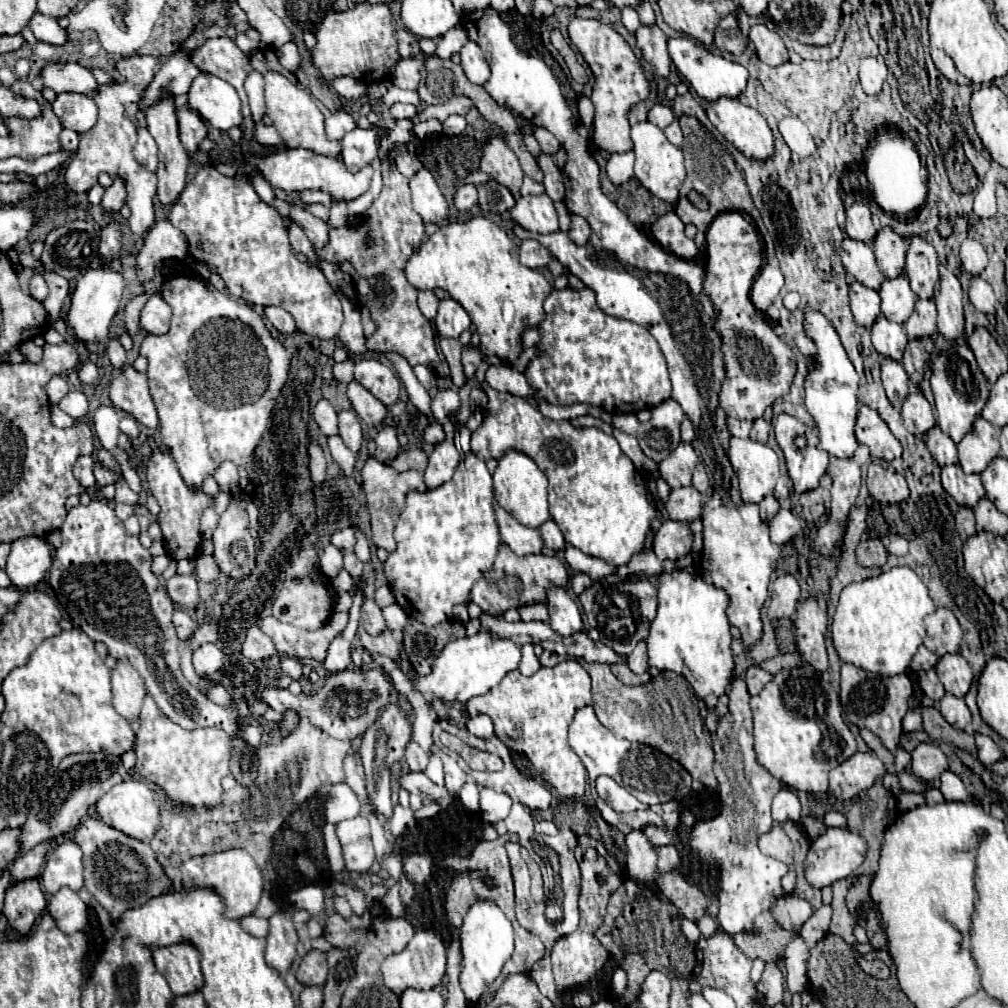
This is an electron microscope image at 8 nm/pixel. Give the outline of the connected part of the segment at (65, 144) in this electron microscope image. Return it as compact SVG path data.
M64 128L62 134L60 134L60 142L62 142L62 148L66 148L68 152L76 152L78 142L80 142L80 136L78 136L78 132Z

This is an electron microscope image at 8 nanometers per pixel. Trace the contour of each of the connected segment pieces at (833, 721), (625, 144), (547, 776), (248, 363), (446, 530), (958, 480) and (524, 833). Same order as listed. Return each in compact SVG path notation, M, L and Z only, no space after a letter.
M810 664L778 672L774 680L750 700L750 708L754 714L756 760L774 778L798 792L826 792L830 766L840 762L838 758L832 760L828 754L820 752L826 732L844 732L844 760L854 756L858 750L850 728L842 720L842 706L836 690Z
M582 18L570 20L568 36L582 54L584 62L588 64L595 78L592 102L596 114L592 122L592 142L600 150L606 150L610 154L632 150L628 110L640 100L648 98L648 80L644 78L642 68L638 66L638 58L634 56L632 48L620 34L598 20L582 20Z
M564 660L552 668L540 668L534 676L522 676L518 670L508 672L502 682L498 686L494 686L490 692L482 694L482 696L474 696L468 700L468 712L470 716L476 714L488 714L494 722L494 732L496 736L510 748L516 752L524 752L528 756L528 760L532 762L532 766L538 770L538 774L556 788L556 792L562 798L578 798L584 794L586 790L586 768L580 762L580 758L576 756L576 752L568 746L566 734L568 734L568 726L576 714L578 708L592 704L592 680L590 674L586 672L586 668L576 662L576 660Z
M176 276L162 282L160 294L172 306L170 330L162 336L146 336L140 354L148 358L150 392L160 412L162 440L170 448L182 478L198 488L204 476L212 474L220 462L232 460L234 464L248 464L252 460L254 448L272 418L274 402L286 384L290 354L250 304L234 300L228 292L218 292L210 282Z
M474 452L464 454L450 482L434 488L430 492L430 500L426 500L426 492L412 492L406 498L406 508L400 514L400 520L394 530L394 538L398 548L384 562L386 582L398 602L398 606L424 626L436 626L448 620L452 608L456 604L466 604L472 586L482 578L482 574L494 564L500 534L494 520L494 488L492 474L488 472L484 460L480 460Z
M960 464L942 466L942 486L958 504L970 508L986 494L980 474L966 474Z
M516 802L510 810L510 816L496 822L494 828L500 832L500 834L518 834L518 844L524 846L524 848L530 848L530 840L536 838L536 832L534 832L534 820L532 820L532 814L530 814L530 808L522 806L520 802Z

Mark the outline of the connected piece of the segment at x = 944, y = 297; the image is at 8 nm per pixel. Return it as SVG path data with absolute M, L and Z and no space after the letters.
M940 264L940 286L934 294L938 308L938 332L946 340L956 340L964 334L962 288L958 278Z

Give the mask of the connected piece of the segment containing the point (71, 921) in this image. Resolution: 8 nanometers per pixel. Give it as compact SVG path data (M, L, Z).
M62 888L58 894L50 898L48 912L54 918L54 922L58 922L58 928L64 934L74 934L78 930L84 930L88 924L86 904L70 888Z

